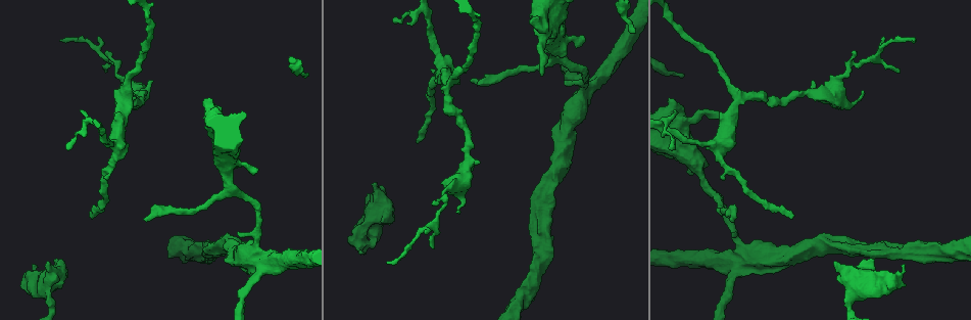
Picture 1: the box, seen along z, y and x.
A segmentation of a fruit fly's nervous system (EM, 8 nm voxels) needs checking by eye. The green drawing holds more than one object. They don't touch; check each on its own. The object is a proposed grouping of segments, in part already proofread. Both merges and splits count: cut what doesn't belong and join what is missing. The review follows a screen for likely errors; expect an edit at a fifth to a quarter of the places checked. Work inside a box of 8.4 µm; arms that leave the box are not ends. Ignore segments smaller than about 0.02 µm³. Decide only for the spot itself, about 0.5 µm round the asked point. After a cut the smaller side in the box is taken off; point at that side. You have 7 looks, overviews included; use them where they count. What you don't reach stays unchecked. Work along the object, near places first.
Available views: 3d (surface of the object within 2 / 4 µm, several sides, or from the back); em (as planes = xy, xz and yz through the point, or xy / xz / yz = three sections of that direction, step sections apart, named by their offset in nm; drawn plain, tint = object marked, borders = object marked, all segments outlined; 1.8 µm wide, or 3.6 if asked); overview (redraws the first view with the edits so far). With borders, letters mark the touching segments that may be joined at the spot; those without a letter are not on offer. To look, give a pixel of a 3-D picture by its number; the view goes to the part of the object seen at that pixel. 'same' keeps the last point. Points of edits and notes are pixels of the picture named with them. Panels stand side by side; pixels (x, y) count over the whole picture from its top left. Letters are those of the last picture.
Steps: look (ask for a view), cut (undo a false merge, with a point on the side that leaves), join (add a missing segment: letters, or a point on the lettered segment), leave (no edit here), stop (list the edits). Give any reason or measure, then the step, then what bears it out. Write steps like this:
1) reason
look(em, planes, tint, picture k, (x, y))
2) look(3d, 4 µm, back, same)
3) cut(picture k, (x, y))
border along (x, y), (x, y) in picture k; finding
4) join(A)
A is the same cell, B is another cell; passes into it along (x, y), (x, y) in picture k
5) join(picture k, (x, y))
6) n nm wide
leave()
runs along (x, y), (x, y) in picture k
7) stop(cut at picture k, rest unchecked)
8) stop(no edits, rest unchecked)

end of a long branch
look(3d, 2 µm, back, picture 1, (417, 141))

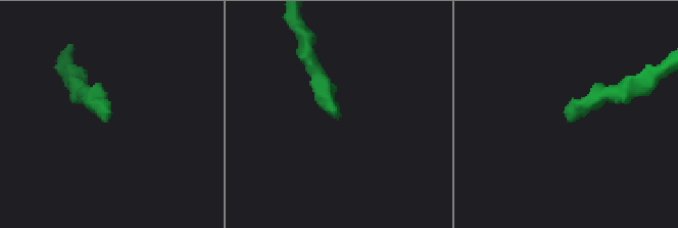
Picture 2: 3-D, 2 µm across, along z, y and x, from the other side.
look(em, xy, step 16, tint, picture 2, (568, 121))

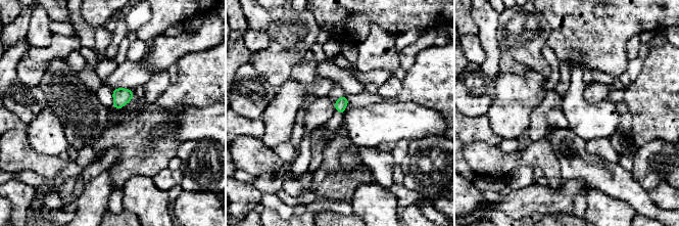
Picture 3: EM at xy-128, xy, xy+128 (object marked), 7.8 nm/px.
look(em, planes, borders, same)

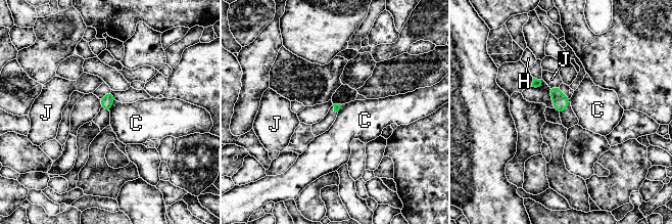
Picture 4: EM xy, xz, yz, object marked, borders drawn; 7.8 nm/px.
leave()
C, H and J are other cells; border along (115, 100), (109, 112) in picture 4; no lettered segment goes on from it

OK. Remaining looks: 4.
thick end
look(em, planes, borders, picture 1, (375, 182))

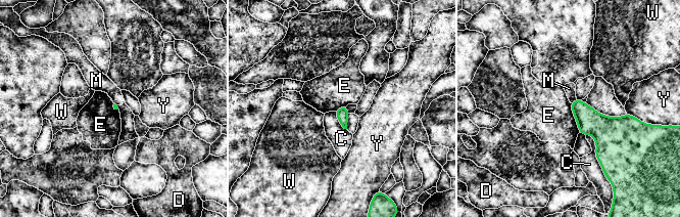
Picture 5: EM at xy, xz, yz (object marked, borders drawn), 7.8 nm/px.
C touches over 340 nm
leave()
C, D, E, M, W and Y are other cells; none of them fits

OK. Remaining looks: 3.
look(em, 3.6 µm, planes, tint, picture 1, (583, 95))

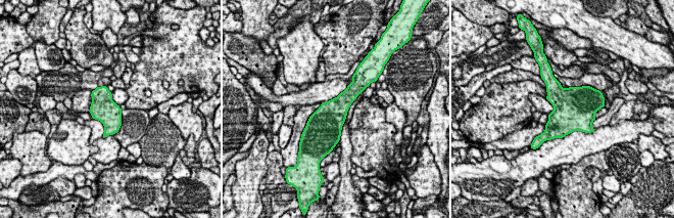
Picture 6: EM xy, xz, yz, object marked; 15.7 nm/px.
what lies round it
look(em, 3.6 µm, planes, borders, same)

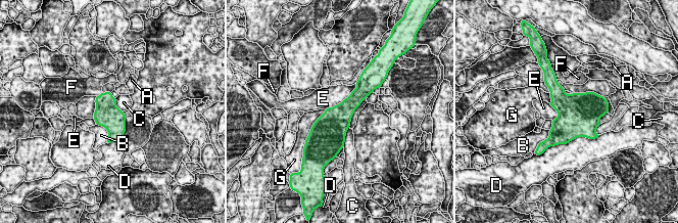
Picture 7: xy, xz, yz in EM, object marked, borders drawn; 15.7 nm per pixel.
leave()
A, B, C, D, E, F and G are other cells; border along (348, 127), (343, 146) in picture 7; one cell here

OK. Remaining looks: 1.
stop(no edits, rest unchecked)

